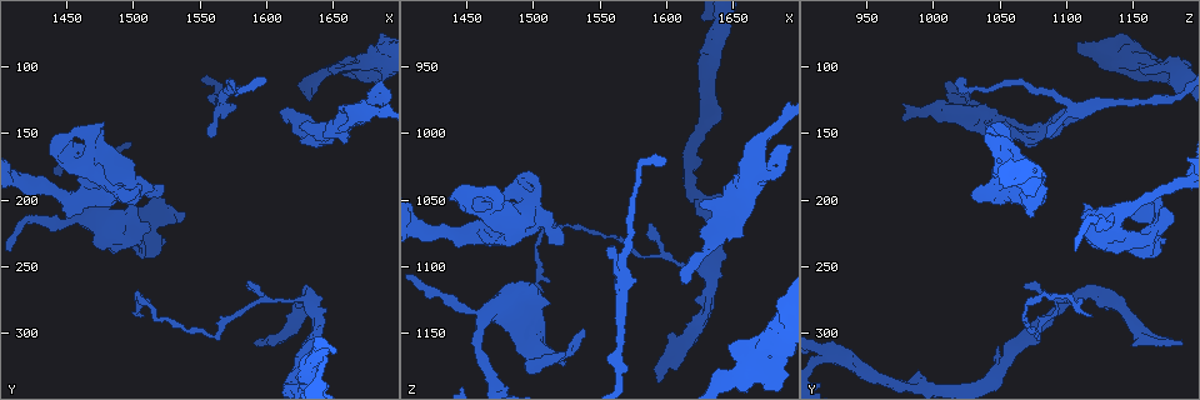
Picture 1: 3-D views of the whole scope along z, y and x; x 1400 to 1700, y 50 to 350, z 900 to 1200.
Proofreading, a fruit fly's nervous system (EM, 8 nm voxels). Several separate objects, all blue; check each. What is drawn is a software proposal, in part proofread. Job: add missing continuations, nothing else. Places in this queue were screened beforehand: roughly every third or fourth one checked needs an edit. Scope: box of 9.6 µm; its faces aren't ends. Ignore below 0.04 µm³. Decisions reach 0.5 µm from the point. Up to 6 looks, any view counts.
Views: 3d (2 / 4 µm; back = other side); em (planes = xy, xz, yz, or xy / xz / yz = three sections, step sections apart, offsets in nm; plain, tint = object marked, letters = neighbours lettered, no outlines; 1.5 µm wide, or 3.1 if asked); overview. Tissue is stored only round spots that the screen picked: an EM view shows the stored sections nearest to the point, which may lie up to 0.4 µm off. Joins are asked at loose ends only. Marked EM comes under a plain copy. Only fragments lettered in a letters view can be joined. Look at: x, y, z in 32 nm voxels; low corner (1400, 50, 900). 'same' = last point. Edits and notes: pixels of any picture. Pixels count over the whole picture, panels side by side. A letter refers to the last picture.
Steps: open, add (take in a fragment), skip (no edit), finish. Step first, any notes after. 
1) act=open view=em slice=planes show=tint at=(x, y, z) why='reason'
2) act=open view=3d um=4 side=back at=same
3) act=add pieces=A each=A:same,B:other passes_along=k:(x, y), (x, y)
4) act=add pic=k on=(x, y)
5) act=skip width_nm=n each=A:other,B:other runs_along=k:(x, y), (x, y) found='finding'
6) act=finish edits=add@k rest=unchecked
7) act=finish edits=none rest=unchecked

act=open view=em slice=planes show=tint at=(1520, 234, 1166) why='free end'

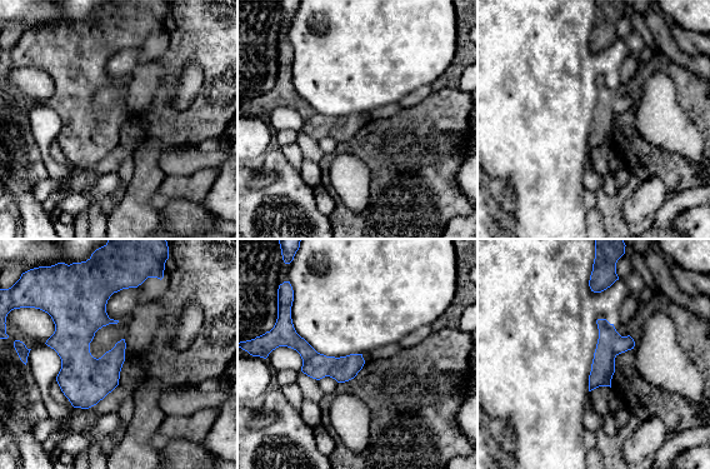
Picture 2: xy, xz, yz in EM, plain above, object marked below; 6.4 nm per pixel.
act=open view=em slice=planes show=letters at=same why='see the neighbours'

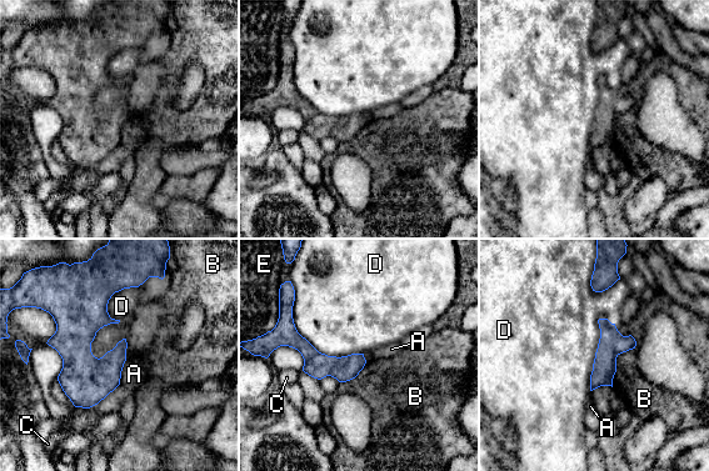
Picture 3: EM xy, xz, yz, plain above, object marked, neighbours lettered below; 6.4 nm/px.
act=skip each=A:other,B:other,C:other,D:other,E:other runs_along=3:(113, 284), (78, 320), (78, 404) found='none of them fits'

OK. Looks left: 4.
act=open view=3d um=2 at=(1522, 190, 1080) why='an open end'

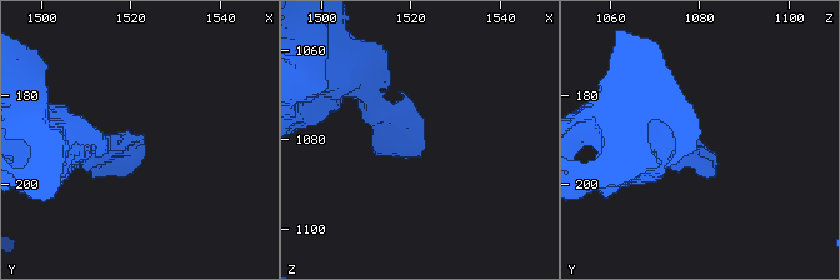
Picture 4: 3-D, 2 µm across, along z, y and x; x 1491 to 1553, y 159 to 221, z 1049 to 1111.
act=open view=em slice=planes show=letters at=(1523, 191, 1081)

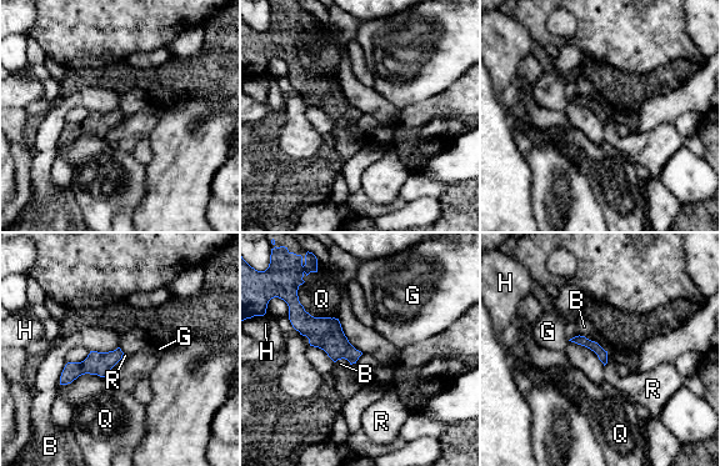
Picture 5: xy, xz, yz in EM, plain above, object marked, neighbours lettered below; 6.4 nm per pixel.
act=skip each=B:other,G:other,H:other,Q:other,R:other border=5:(118, 346), (110, 351), (90, 351) found='no lettered fragment goes on from it'

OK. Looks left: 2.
act=finish edits=none rest=unchecked

